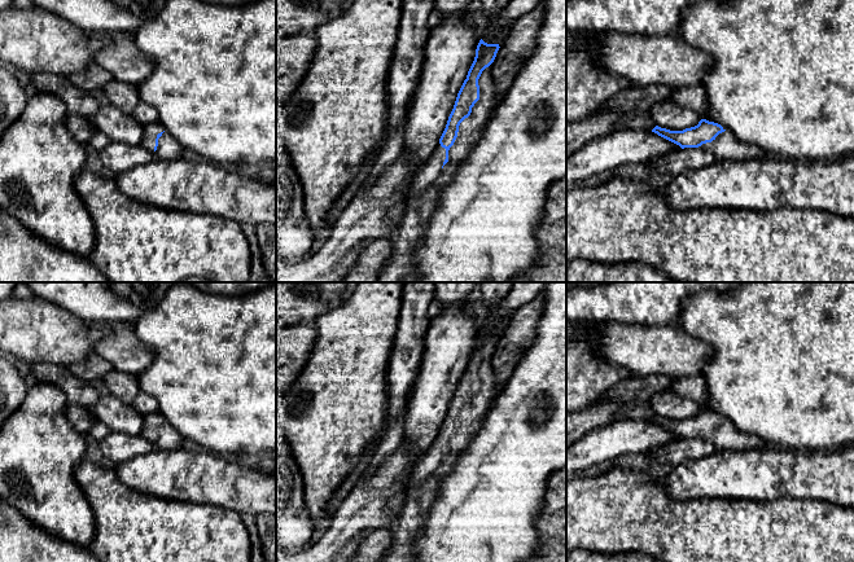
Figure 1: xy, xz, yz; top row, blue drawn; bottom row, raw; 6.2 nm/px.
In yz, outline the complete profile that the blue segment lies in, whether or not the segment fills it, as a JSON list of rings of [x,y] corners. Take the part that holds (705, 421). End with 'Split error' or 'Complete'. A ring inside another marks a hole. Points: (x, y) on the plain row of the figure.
[[[701,409],[697,416],[683,421],[670,421],[656,416],[652,422],[684,438],[702,438],[718,449],[746,451],[770,447],[758,436],[739,430],[721,414]]]. Split error

